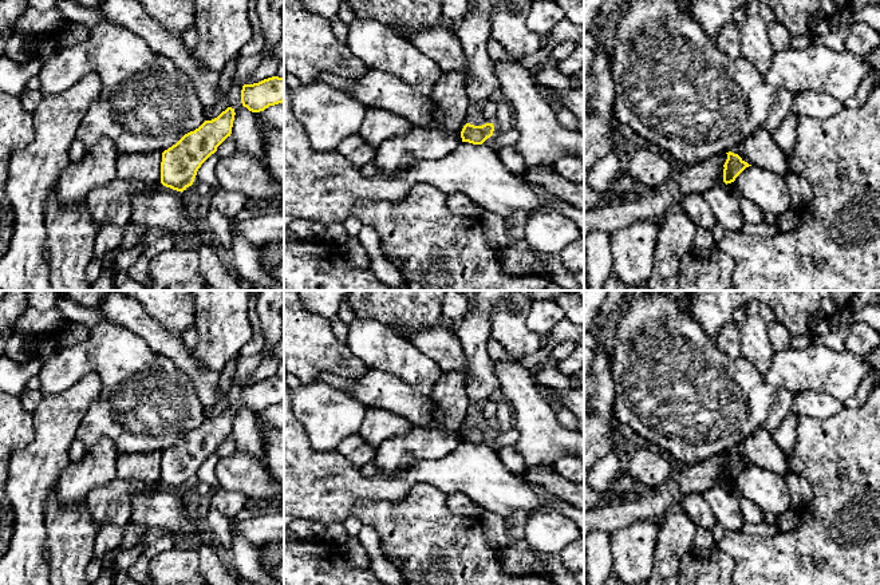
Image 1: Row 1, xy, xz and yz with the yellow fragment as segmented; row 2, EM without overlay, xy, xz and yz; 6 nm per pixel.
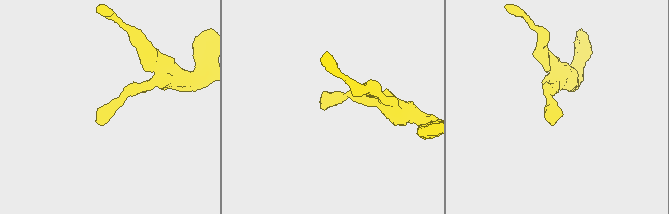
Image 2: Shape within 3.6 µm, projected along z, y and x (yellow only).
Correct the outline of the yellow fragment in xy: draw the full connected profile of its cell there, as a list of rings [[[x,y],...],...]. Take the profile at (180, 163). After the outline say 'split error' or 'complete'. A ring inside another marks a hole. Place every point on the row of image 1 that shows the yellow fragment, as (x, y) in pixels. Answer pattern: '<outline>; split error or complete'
[[[228,107],[217,118],[205,120],[162,153],[161,183],[177,191],[193,185],[201,165],[232,134],[234,108]]]; complete

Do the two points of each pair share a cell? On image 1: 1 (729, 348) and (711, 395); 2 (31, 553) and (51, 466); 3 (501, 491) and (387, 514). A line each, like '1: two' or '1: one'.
1: two
2: one
3: two

